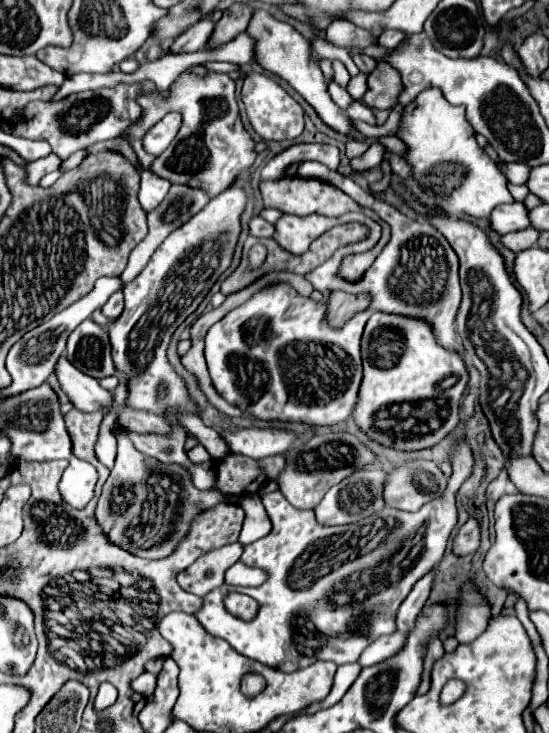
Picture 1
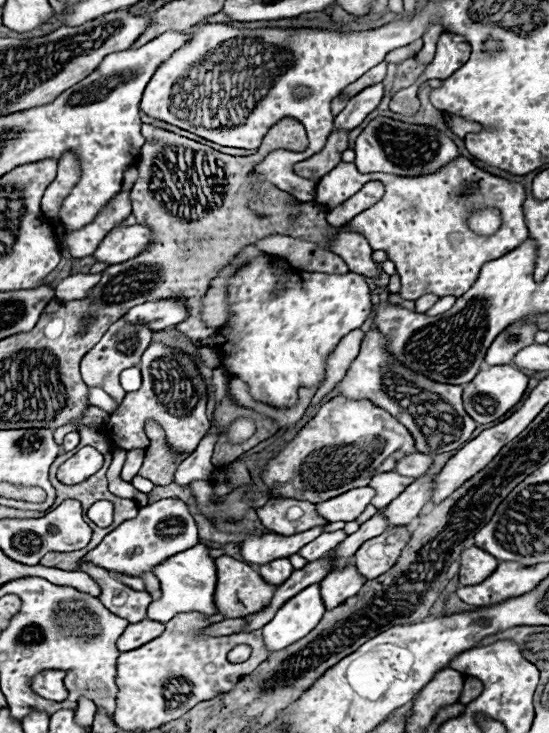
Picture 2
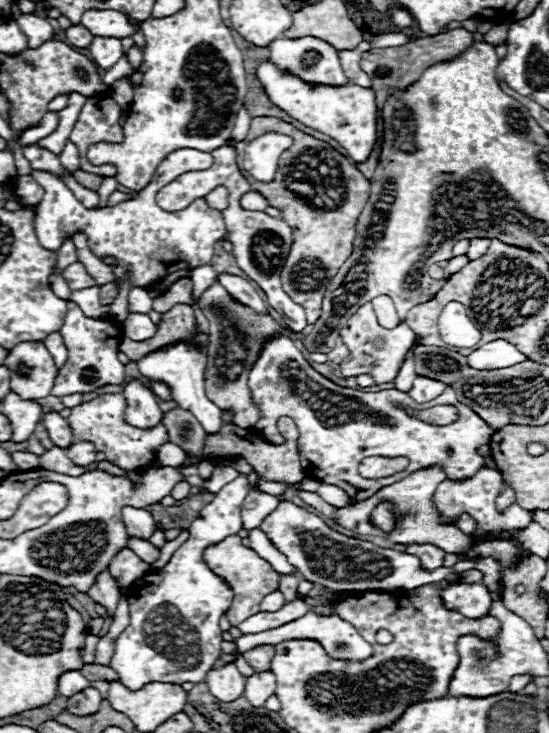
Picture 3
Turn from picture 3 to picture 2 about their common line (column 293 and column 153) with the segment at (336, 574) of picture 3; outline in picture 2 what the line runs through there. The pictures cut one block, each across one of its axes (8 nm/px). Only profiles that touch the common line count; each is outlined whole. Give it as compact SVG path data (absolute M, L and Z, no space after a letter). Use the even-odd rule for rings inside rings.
M164 498L140 508L136 518L122 522L92 552L88 552L84 560L92 560L92 564L100 564L108 572L140 576L142 572L152 570L152 564L158 564L160 560L176 552L182 552L192 544L198 544L198 530L186 504L176 498Z

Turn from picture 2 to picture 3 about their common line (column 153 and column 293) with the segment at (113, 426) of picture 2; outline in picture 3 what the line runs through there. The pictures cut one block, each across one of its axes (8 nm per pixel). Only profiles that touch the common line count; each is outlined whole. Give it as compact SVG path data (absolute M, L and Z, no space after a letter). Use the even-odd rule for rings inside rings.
M278 338L264 346L258 362L250 370L248 386L262 412L258 424L254 426L256 432L266 442L282 444L286 440L278 432L276 422L280 416L290 416L300 432L298 452L304 472L308 476L316 476L316 480L320 482L340 486L348 492L352 502L362 502L376 494L380 488L400 482L412 472L428 466L442 468L448 480L468 480L484 464L484 458L478 454L478 448L490 444L494 434L494 430L476 412L458 402L452 388L446 388L436 400L428 404L416 404L406 392L400 392L396 388L380 392L344 388L316 372L290 338ZM438 404L454 406L458 410L458 420L446 426L432 426L414 416L408 416L406 412L406 408L424 410ZM368 456L406 456L410 464L404 472L396 476L366 480L358 474L358 466Z

